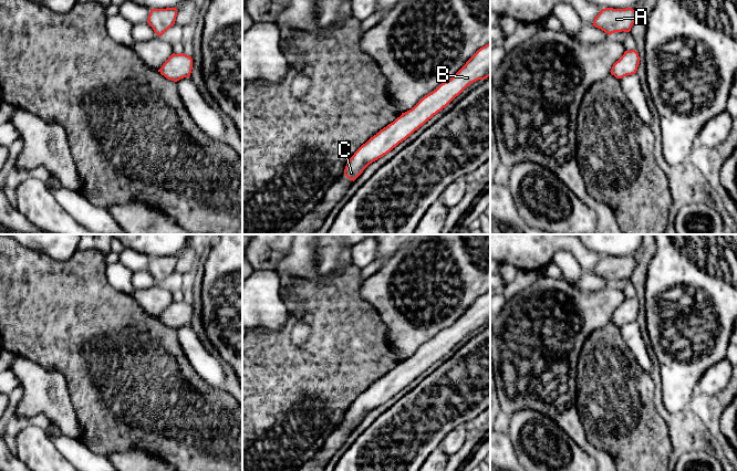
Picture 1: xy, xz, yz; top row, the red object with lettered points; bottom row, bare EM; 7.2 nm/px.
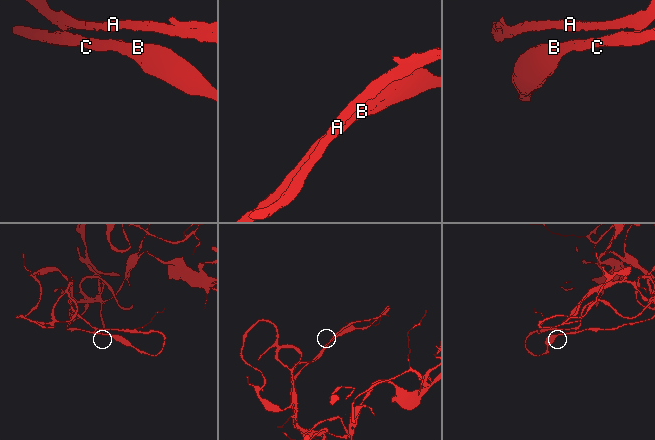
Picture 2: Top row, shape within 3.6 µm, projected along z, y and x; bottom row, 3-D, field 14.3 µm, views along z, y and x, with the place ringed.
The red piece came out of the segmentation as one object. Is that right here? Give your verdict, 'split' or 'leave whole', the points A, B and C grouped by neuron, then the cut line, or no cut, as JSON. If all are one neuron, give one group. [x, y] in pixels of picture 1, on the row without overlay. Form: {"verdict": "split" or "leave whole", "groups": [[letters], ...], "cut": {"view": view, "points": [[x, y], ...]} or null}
{"verdict": "leave whole", "groups": [["A", "B", "C"]], "cut": null}

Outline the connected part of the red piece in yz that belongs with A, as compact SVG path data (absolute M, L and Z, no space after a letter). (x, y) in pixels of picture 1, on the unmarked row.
M605 255L595 264L592 273L611 283L614 280L630 280L636 266L637 260L632 255Z

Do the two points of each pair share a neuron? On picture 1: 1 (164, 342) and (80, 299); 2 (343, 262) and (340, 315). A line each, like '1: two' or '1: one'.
1: one
2: two

